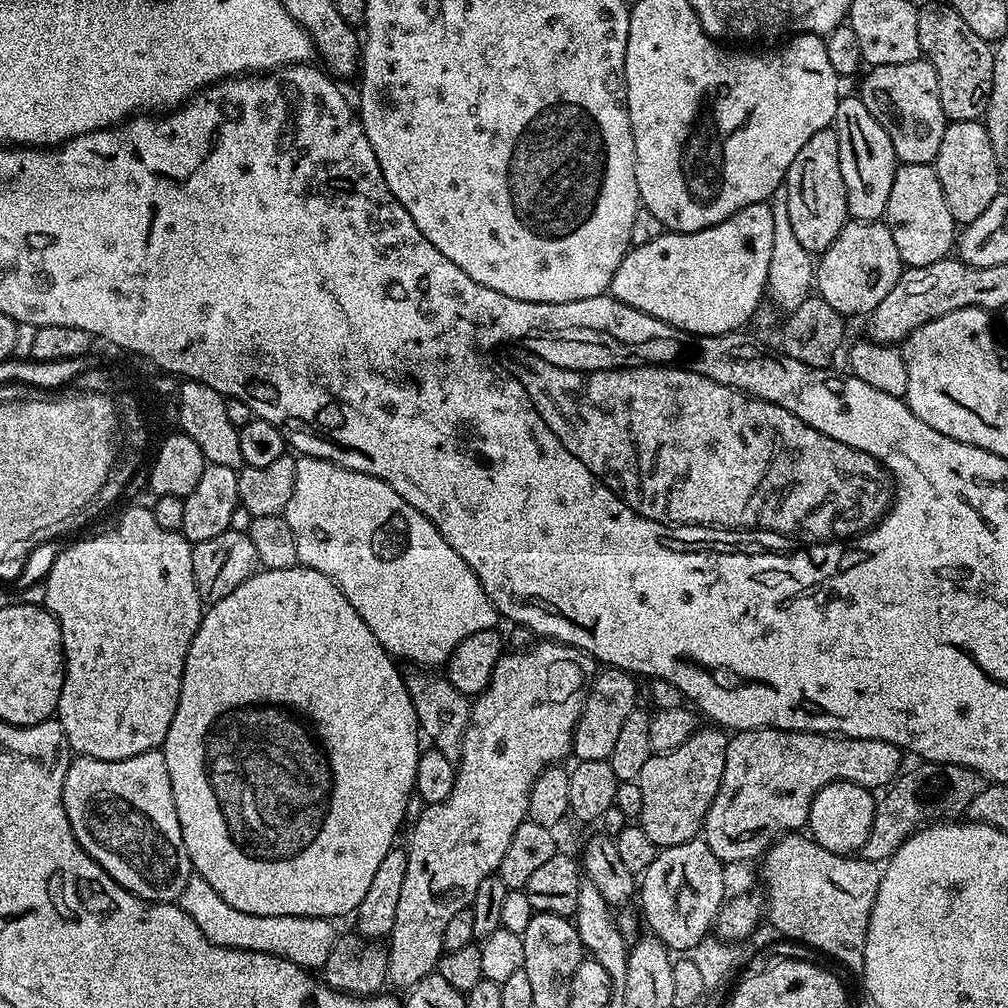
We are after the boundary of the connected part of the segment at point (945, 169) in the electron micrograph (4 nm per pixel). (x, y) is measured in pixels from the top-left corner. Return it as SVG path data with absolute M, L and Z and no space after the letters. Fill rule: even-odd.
M953 120L945 127L942 146L938 146L934 167L938 182L942 182L942 194L946 194L946 206L950 206L950 214L956 219L957 225L974 222L974 218L983 214L986 206L990 206L990 202L994 202L994 198L1001 195L999 163L1001 161L983 122Z

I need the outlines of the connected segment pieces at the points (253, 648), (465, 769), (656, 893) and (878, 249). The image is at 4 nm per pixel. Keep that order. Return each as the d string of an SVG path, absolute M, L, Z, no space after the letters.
M303 566L287 568L286 570L260 570L255 576L251 576L234 594L226 594L222 602L211 605L200 617L200 625L190 642L190 650L186 654L186 666L184 667L184 677L182 678L182 690L178 698L178 710L174 714L174 722L170 722L170 730L166 734L162 745L166 770L170 774L170 786L174 794L174 806L178 814L178 822L182 826L182 838L188 851L188 857L192 863L194 872L201 875L214 888L219 898L226 902L227 906L234 906L243 913L252 915L298 915L298 916L320 916L327 918L337 918L355 913L358 902L362 902L366 890L370 887L370 882L374 874L378 871L378 866L382 863L382 858L397 843L396 835L400 832L400 823L404 820L404 815L408 812L408 799L413 799L416 787L416 771L418 770L418 758L422 751L422 733L420 723L414 710L414 702L404 685L404 676L399 672L397 661L388 655L387 650L370 634L370 626L362 622L358 610L350 606L350 602L342 594L342 590L326 574L318 574L318 570L310 570Z
M555 642L536 643L540 644L526 649L525 652L511 652L511 650L508 650L500 655L498 662L494 666L492 681L488 683L484 692L481 692L479 696L471 701L472 713L468 719L466 734L462 738L460 759L456 764L454 790L450 794L450 798L446 798L446 802L427 805L423 809L425 812L416 820L416 829L412 832L412 841L406 844L408 861L406 862L406 878L402 882L402 895L398 897L398 914L394 918L394 930L386 944L388 984L391 987L407 990L422 978L426 978L426 974L436 971L436 964L445 953L444 935L446 934L446 926L450 926L450 918L454 918L454 914L465 911L471 905L478 886L482 886L484 879L493 875L499 869L502 862L502 854L506 854L506 849L510 846L510 838L514 838L514 830L518 830L520 823L527 817L528 799L530 798L532 783L538 778L540 772L543 772L546 768L559 765L563 761L560 759L564 755L567 757L572 751L572 735L576 729L578 718L582 714L584 699L588 697L588 685L598 671L598 664L581 648Z
M703 838L659 849L654 862L650 862L650 866L638 880L638 901L640 900L641 908L639 911L642 913L643 923L644 920L648 923L647 931L657 936L673 953L691 953L692 949L713 931L716 916L725 902L724 872L726 872L725 865L721 864L714 850L710 850L710 846Z
M849 219L838 238L830 242L825 252L819 253L814 268L814 288L841 316L864 318L880 305L890 290L894 290L901 271L898 246L894 246L894 234L890 234L887 223Z

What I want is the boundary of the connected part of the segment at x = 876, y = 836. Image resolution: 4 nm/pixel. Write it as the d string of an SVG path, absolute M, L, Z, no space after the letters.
M927 762L917 765L913 772L905 771L897 776L877 799L872 829L859 851L863 859L887 862L896 853L900 843L921 826L933 822L952 822L963 817L970 802L974 802L974 798L978 798L978 794L982 794L986 787L985 776L966 766Z

